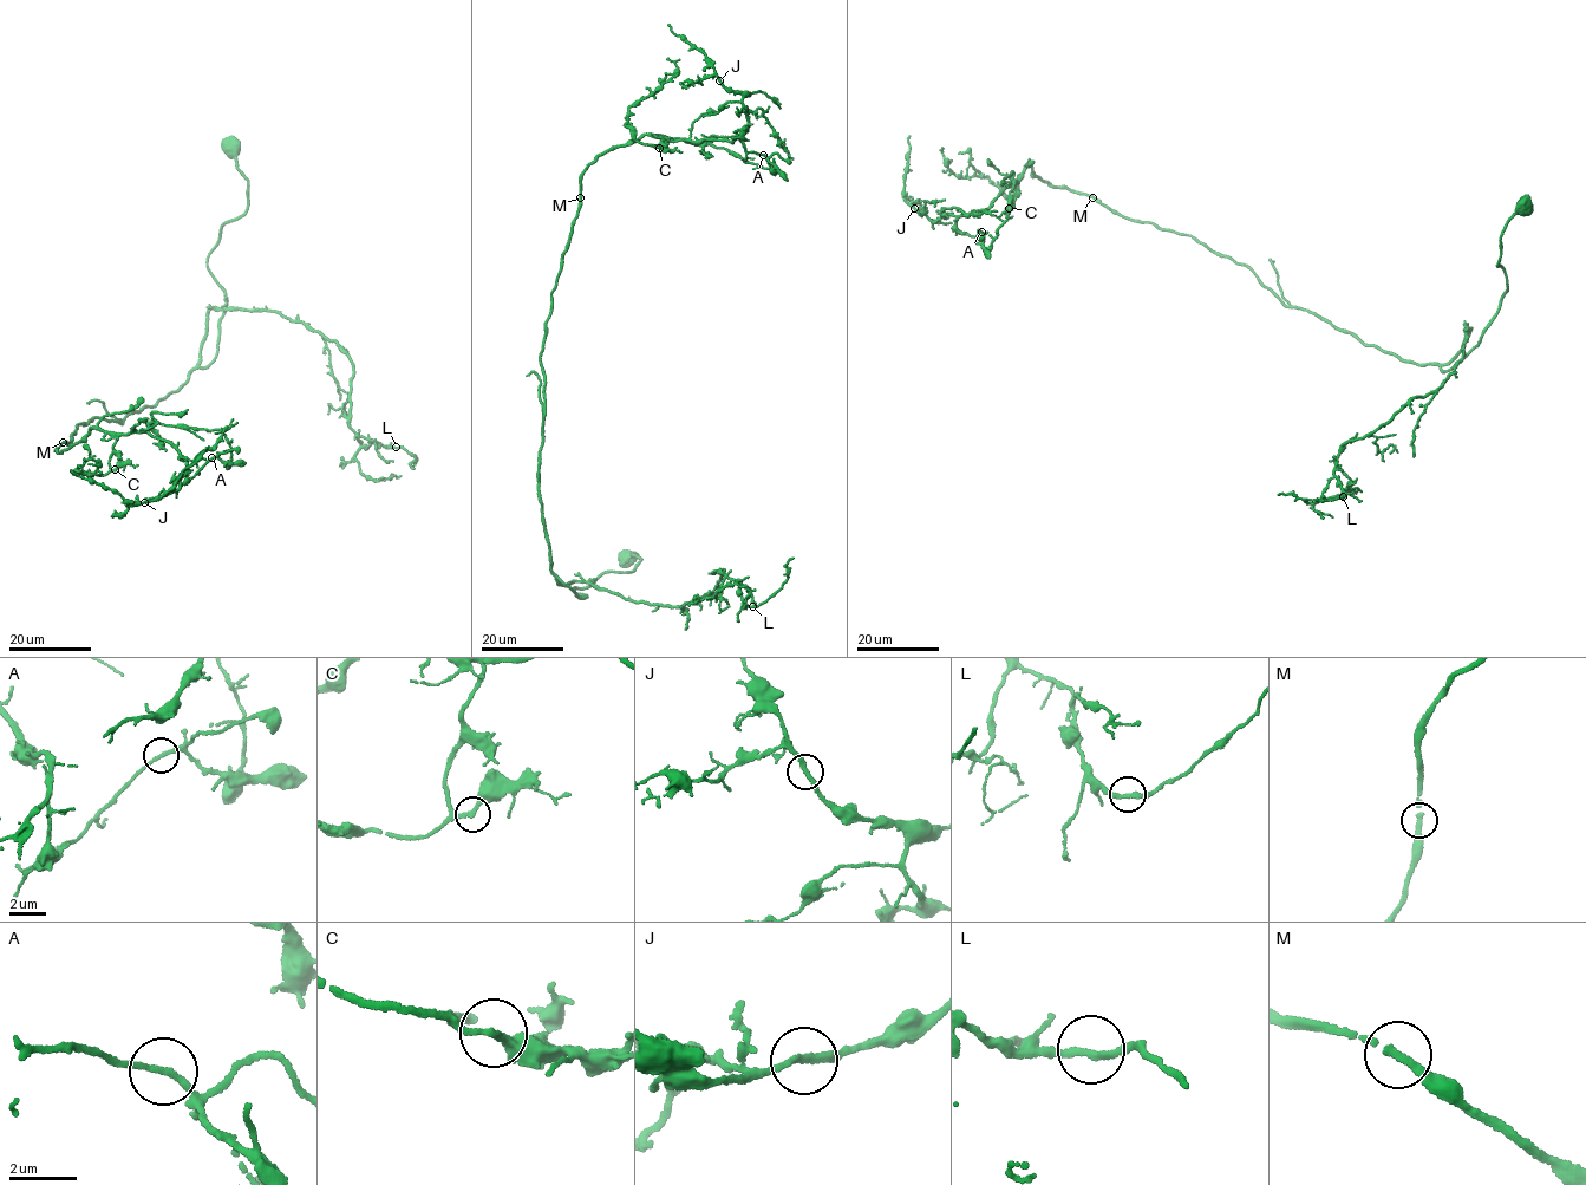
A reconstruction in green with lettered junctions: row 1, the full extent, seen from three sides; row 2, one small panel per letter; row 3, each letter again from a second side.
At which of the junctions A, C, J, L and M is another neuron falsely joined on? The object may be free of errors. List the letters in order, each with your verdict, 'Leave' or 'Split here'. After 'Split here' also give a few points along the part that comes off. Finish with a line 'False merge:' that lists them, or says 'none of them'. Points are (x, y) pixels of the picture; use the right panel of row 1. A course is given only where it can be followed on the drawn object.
A: Leave
C: Leave
J: Leave
L: Leave
M: Leave
False merge: none of them

